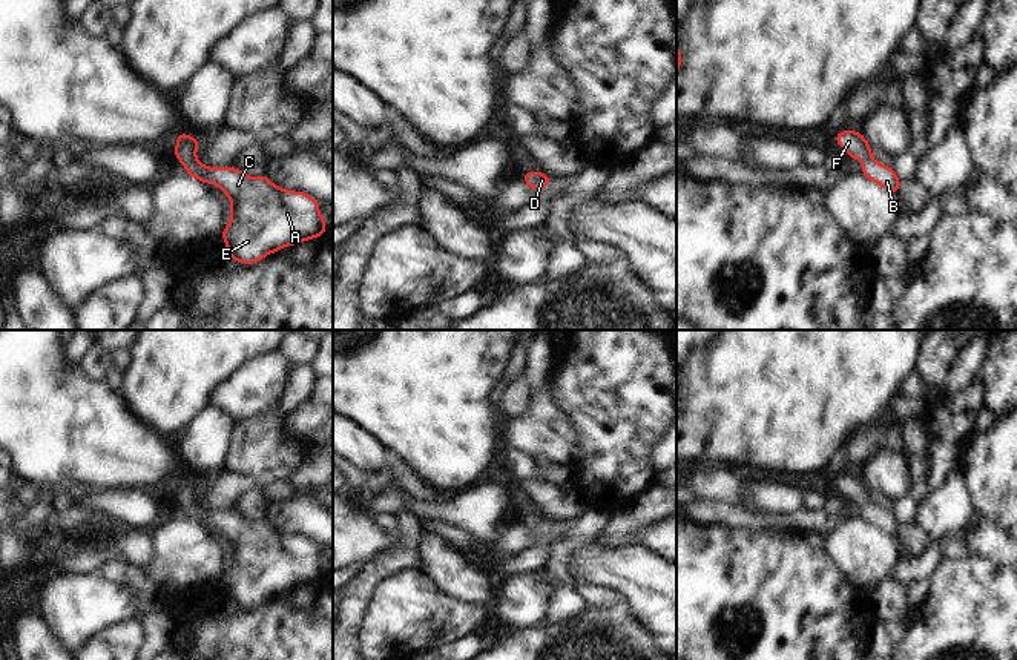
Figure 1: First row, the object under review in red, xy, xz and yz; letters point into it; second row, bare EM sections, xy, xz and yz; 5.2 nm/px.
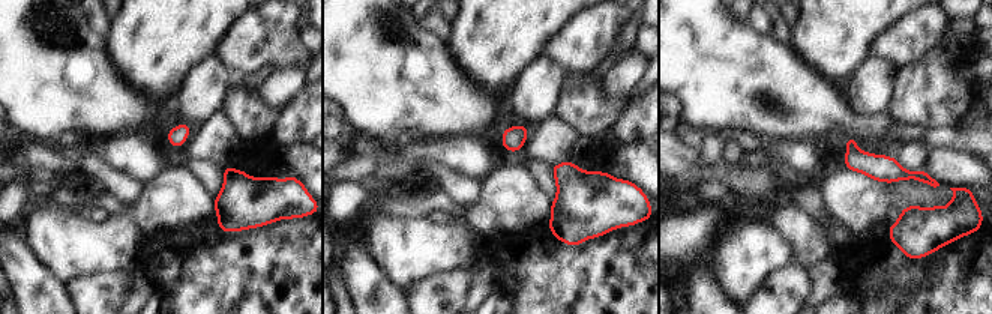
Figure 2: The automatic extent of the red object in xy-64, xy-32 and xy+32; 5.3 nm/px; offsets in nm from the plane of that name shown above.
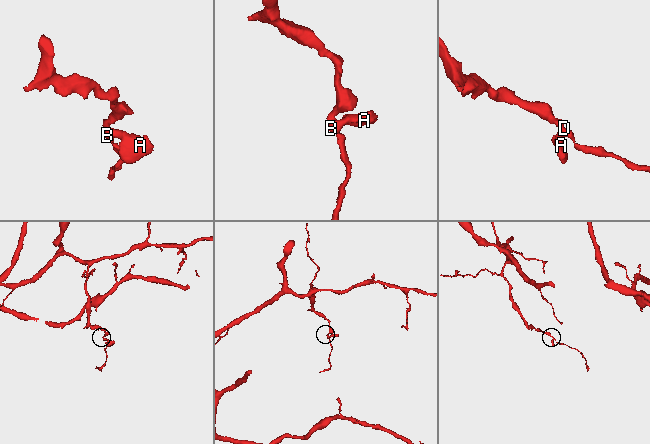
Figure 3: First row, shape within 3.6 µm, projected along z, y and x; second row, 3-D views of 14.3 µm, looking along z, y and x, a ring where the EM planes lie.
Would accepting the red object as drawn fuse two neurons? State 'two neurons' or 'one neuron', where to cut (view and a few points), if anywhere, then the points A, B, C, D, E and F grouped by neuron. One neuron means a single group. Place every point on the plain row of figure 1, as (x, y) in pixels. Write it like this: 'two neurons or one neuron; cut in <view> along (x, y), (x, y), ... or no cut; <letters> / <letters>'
one neuron; no cut; A B C D E F

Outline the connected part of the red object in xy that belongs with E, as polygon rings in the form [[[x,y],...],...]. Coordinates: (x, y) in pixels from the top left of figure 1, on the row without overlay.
[[[181,476],[178,477],[173,497],[176,505],[184,508],[186,519],[198,522],[202,528],[215,526],[229,540],[232,565],[222,573],[221,582],[225,585],[232,603],[242,608],[255,608],[265,599],[325,577],[327,565],[319,559],[321,548],[313,540],[301,534],[291,536],[278,531],[265,517],[252,522],[236,511],[202,510],[195,500],[199,490],[198,482]]]

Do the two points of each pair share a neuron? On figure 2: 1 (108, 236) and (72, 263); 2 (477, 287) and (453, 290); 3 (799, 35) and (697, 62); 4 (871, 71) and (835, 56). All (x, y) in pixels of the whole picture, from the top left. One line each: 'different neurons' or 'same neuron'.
1: same neuron
2: different neurons
3: different neurons
4: different neurons

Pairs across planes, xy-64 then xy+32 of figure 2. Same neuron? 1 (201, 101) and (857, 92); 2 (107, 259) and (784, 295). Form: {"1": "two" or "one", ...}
{"1": "one", "2": "two"}

